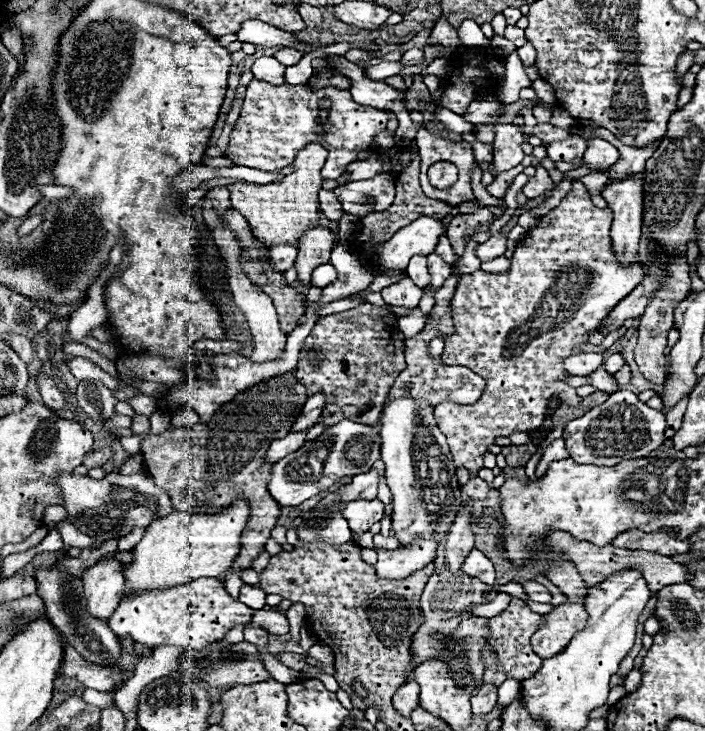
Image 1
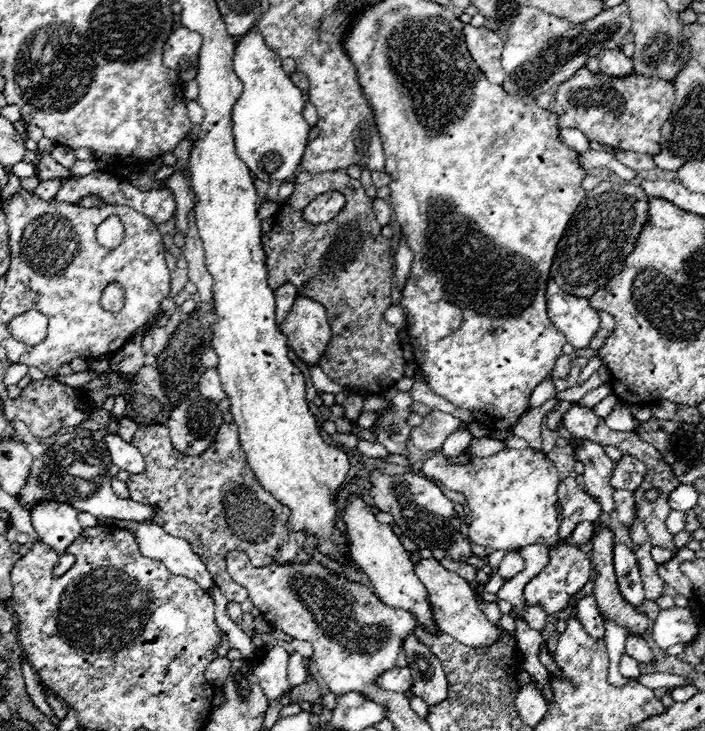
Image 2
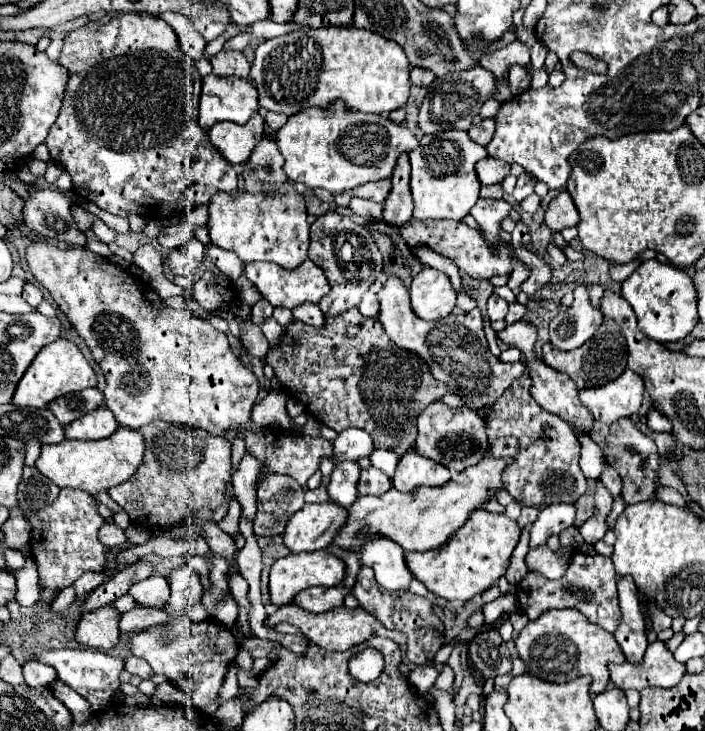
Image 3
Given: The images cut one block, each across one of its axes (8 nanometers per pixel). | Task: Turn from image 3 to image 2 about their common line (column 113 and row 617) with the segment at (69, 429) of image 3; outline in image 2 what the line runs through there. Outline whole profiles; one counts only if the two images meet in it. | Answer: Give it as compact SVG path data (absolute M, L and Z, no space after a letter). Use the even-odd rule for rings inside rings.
M360 498L348 500L346 510L342 512L342 520L346 524L346 534L350 540L350 558L360 566L362 572L366 572L366 576L370 576L370 582L374 584L378 598L390 608L408 610L416 618L418 626L422 626L430 634L438 634L440 630L432 616L428 592L424 584L418 580L418 576L414 574L414 562L410 560L410 554L400 544L398 536L392 532L392 526L380 524L374 518L372 510Z

